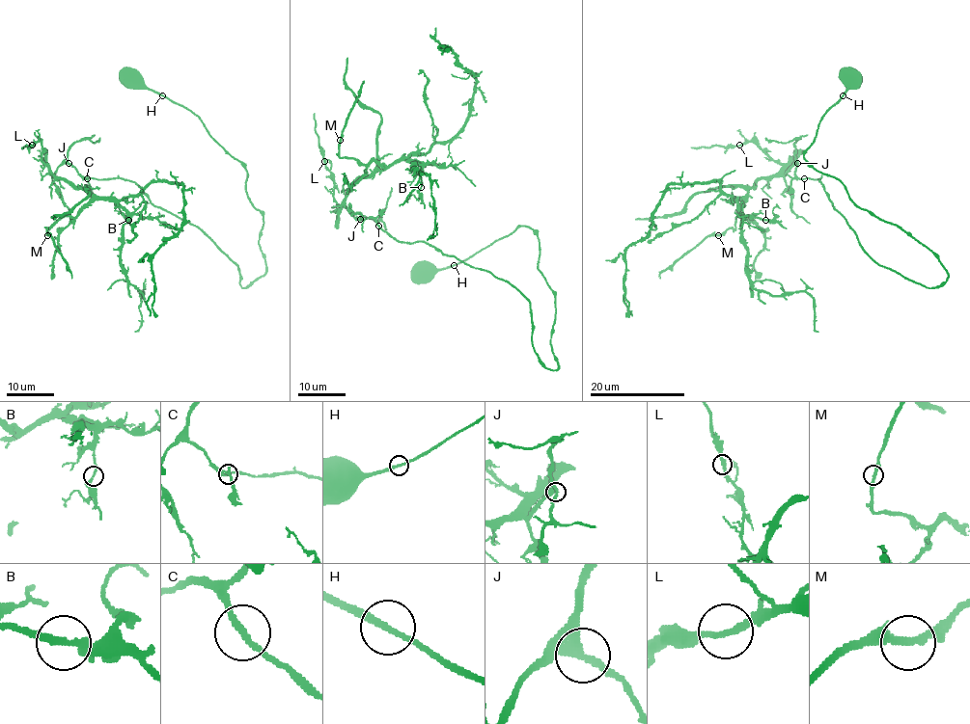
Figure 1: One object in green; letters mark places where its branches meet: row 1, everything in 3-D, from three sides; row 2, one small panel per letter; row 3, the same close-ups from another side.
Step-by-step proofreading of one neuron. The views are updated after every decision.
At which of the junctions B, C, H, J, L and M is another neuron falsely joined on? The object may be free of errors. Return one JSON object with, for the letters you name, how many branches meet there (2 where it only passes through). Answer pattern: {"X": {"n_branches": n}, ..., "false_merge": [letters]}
{"false_merge": []}

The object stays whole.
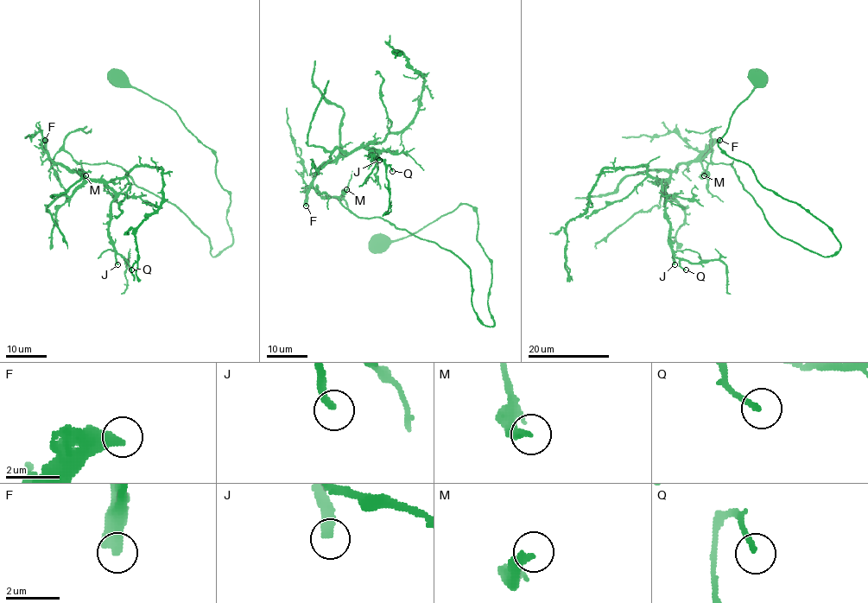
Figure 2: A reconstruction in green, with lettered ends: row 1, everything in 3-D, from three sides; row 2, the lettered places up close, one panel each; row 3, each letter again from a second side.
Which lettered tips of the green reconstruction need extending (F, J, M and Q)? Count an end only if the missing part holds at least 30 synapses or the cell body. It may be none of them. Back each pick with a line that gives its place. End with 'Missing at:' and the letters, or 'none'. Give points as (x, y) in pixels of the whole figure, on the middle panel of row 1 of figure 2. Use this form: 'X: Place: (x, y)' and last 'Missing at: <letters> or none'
F: Place: (306, 206)
Missing at: F

